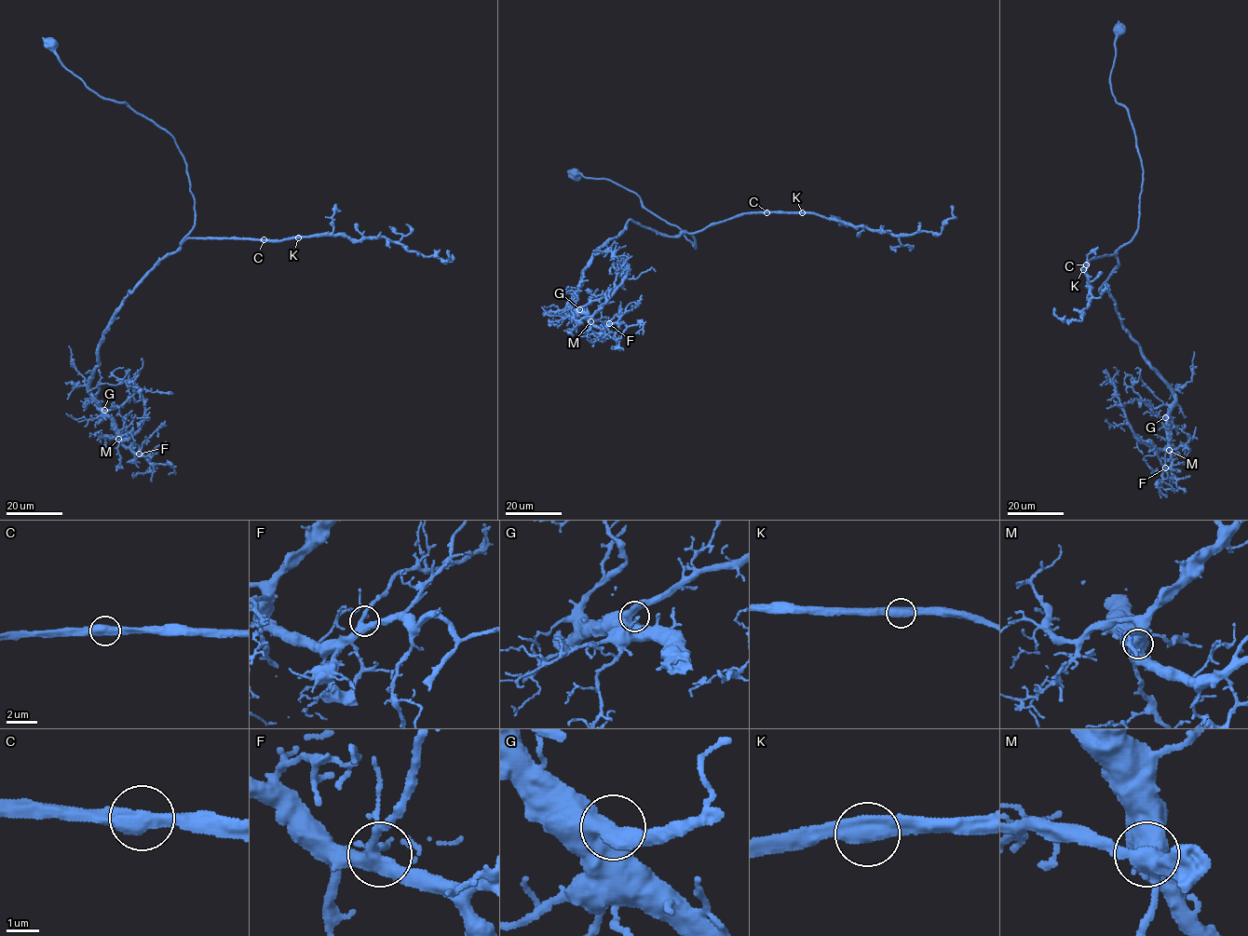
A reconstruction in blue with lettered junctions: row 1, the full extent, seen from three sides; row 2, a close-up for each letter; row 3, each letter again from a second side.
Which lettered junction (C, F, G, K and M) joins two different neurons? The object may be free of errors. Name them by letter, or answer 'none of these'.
none of these

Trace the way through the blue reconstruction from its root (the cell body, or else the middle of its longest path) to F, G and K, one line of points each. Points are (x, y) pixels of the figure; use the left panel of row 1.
F: (51, 45), (88, 88), (172, 136), (195, 200), (194, 228), (128, 292), (88, 385), (117, 440), (139, 454)
G: (51, 45), (88, 88), (172, 136), (195, 200), (194, 228), (128, 292), (98, 345), (89, 392), (104, 410)
K: (51, 45), (60, 62), (88, 88), (125, 102), (172, 136), (195, 200), (194, 228), (185, 237), (298, 237)

